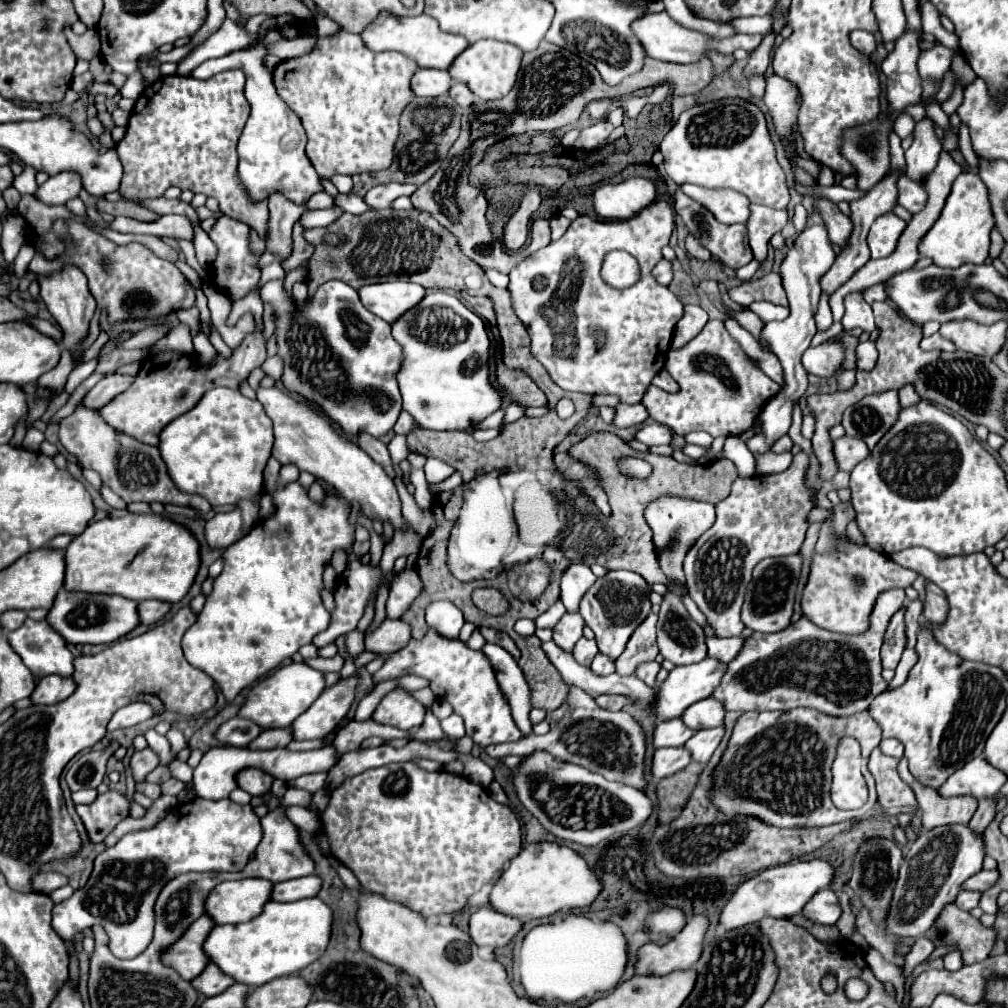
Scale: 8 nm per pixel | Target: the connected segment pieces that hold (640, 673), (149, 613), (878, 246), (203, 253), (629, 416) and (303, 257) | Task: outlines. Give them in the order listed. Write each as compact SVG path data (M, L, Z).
M651 661L651 663L643 663L637 671L635 671L635 675L641 679L641 681L645 681L647 685L655 685L655 677L657 677L657 673L659 673L659 669L661 669L661 665L659 663L655 663L655 661Z
M147 599L147 601L141 601L139 603L139 617L141 617L141 623L145 625L153 625L157 623L159 619L163 619L171 609L171 603L167 601L159 601L159 599Z
M887 213L881 215L871 226L867 243L871 247L871 259L881 259L887 257L895 251L899 235L903 233L903 229L907 227L907 223L903 219L899 219L895 213Z
M195 225L195 243L197 243L195 245L195 253L197 253L199 265L201 267L209 267L217 257L217 247L215 247L215 243L211 243L209 235L197 225Z
M637 403L637 405L619 405L617 415L615 415L615 427L629 427L629 425L639 425L649 417L647 409Z
M295 223L295 227L293 227L293 251L285 259L279 257L279 263L287 273L291 273L295 267L301 267L313 253L313 245L309 245L303 239L303 227L299 223Z

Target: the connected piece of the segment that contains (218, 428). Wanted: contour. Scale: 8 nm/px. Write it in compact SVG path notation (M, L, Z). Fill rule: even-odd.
M215 387L205 393L199 403L183 413L181 417L173 419L161 431L161 455L167 463L171 479L177 483L181 491L199 493L203 495L213 507L219 505L233 505L239 499L251 499L263 491L263 469L271 457L273 447L273 429L271 419L267 419L263 405L257 399L243 397L237 389L231 387Z

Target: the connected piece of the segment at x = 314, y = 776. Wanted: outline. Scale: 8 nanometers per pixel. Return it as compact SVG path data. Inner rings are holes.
M311 773L311 775L303 775L289 781L289 787L299 787L305 791L319 791L325 787L325 781L327 781L327 773Z

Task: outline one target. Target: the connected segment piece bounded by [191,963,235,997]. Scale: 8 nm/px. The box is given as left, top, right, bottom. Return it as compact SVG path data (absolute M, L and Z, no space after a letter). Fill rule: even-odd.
M209 963L205 967L205 971L191 981L191 985L205 997L219 995L233 983L235 983L235 979L231 979L229 975L223 975L223 971L219 971L219 967L215 967L215 963Z

